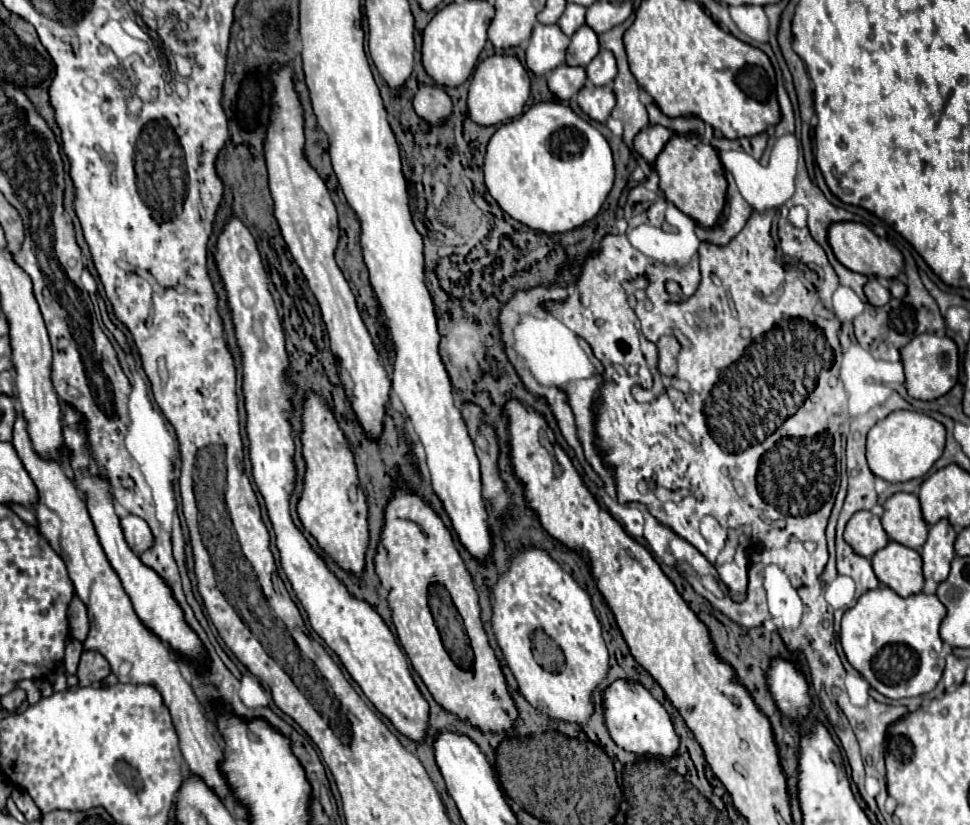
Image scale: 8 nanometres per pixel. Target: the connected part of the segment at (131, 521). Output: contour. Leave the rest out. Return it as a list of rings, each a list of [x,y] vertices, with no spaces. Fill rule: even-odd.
[[[125,515],[121,517],[121,529],[125,533],[125,541],[131,547],[133,553],[141,553],[153,545],[153,535],[149,525],[137,517],[137,515]]]

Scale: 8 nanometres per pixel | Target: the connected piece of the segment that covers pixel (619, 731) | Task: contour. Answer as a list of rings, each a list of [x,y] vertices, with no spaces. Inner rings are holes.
[[[627,679],[613,681],[607,689],[603,689],[601,705],[609,735],[625,751],[631,751],[635,755],[663,755],[663,757],[673,757],[677,753],[679,737],[675,735],[669,713],[641,683]]]

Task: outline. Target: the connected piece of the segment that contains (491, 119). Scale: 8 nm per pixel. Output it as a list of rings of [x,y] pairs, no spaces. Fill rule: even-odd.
[[[495,53],[483,59],[470,78],[467,108],[471,119],[477,125],[507,123],[509,119],[519,117],[523,113],[523,107],[531,91],[531,79],[529,79],[529,71],[523,67],[523,63],[515,55]]]

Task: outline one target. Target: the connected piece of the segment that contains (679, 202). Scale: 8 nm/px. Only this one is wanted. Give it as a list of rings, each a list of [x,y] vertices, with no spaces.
[[[673,135],[653,167],[661,179],[659,189],[665,193],[665,199],[669,203],[673,203],[677,209],[681,209],[687,217],[697,221],[701,227],[717,225],[725,209],[727,179],[719,155],[711,145],[703,145],[697,137]]]

